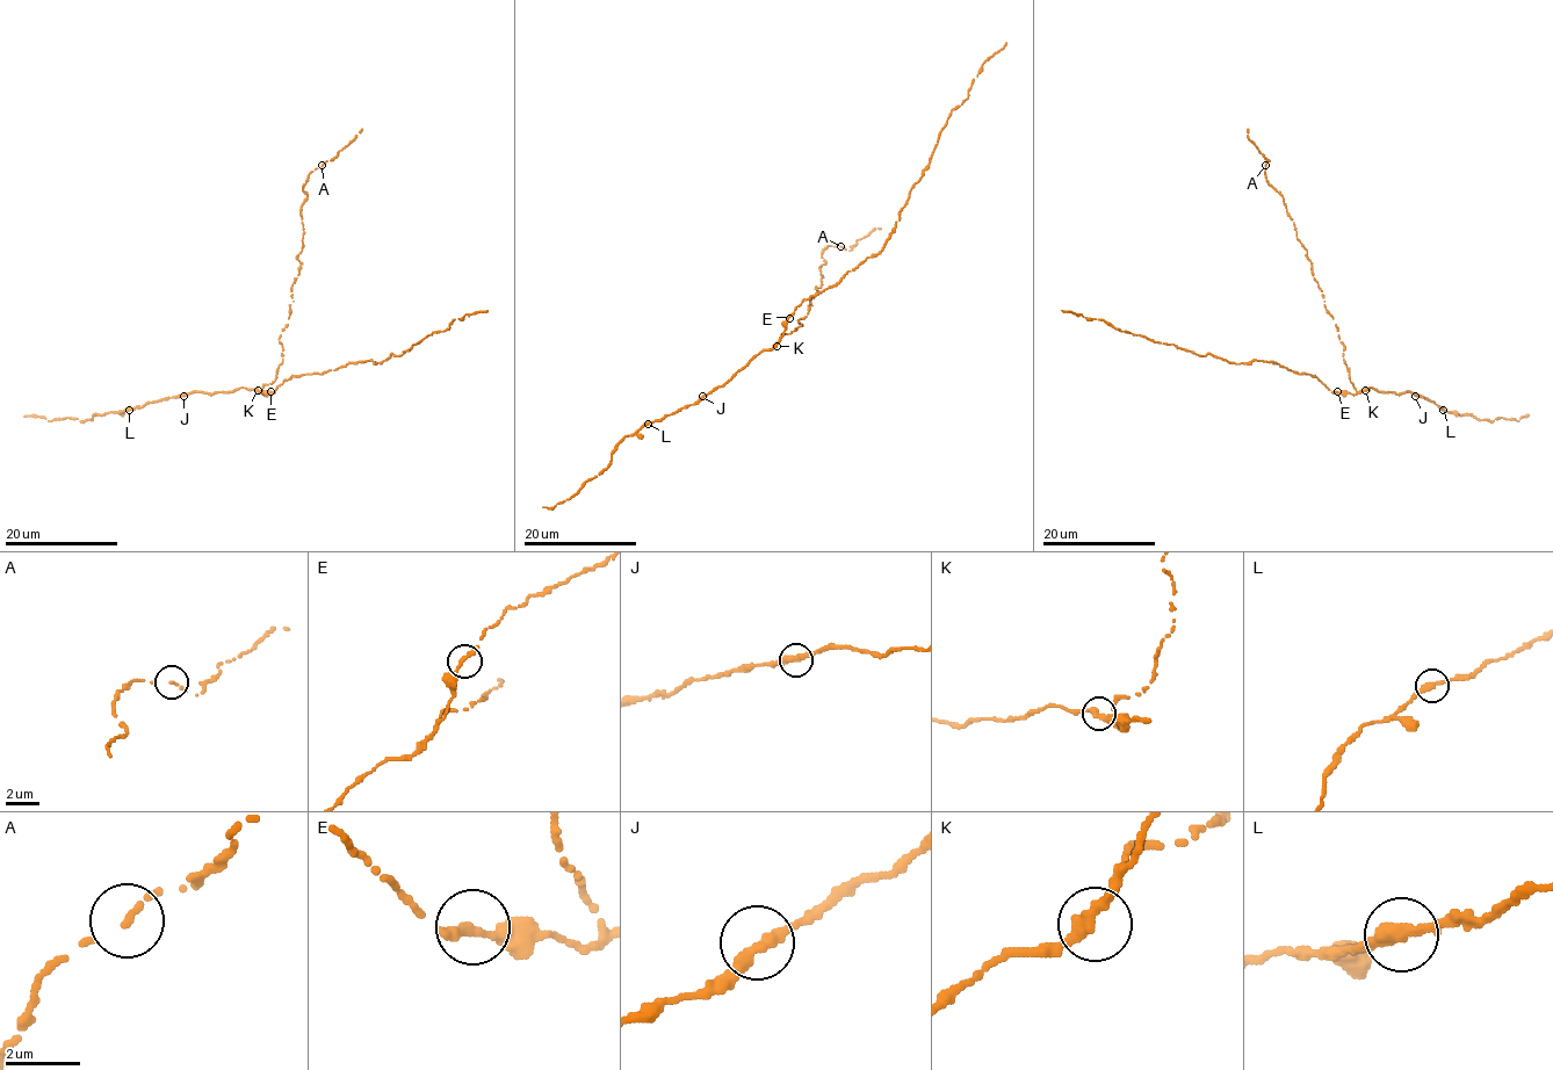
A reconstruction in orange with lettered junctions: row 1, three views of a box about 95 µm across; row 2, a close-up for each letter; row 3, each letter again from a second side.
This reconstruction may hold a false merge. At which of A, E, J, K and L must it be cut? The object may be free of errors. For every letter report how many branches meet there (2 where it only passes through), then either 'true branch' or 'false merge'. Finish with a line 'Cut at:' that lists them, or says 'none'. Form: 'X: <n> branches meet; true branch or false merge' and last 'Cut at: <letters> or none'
A: 1 branches meet; true branch
E: 1 branches meet; true branch
J: 2 branches meet; true branch
K: 2 branches meet; true branch
L: 2 branches meet; true branch
Cut at: none

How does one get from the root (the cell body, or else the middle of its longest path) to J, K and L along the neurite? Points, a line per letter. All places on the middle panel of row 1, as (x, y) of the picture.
J: (789, 316), (782, 337), (771, 348), (759, 352), (722, 387), (702, 396)
K: (789, 316), (777, 346)
L: (789, 316), (782, 337), (771, 348), (759, 352), (722, 387), (716, 387), (692, 405), (647, 423)

